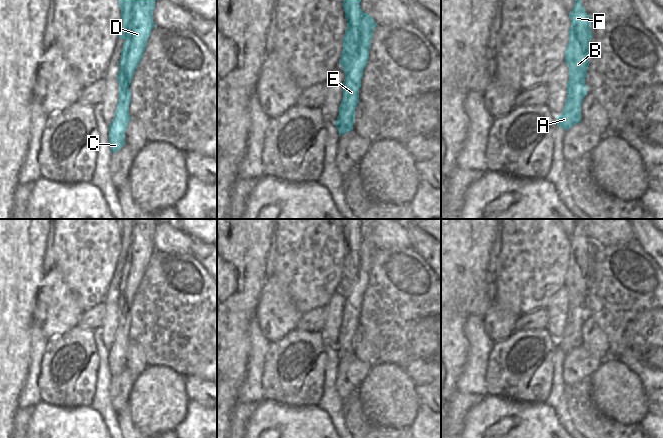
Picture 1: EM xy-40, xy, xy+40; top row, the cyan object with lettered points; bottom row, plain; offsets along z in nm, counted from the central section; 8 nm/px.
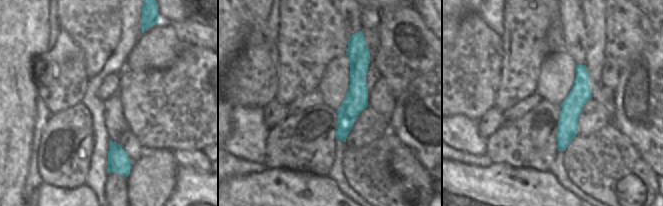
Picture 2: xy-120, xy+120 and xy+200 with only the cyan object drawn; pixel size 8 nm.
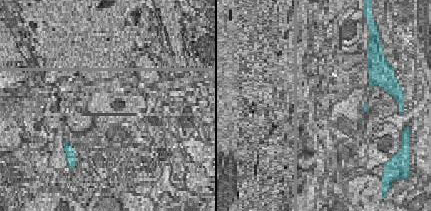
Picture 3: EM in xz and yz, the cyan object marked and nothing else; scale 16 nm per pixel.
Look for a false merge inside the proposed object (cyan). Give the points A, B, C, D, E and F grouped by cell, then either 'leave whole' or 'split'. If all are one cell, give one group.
A B F / C D E | split

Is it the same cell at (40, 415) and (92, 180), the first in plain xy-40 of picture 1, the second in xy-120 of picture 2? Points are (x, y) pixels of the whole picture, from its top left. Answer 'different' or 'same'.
different

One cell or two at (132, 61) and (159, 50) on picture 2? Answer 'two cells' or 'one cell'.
one cell

